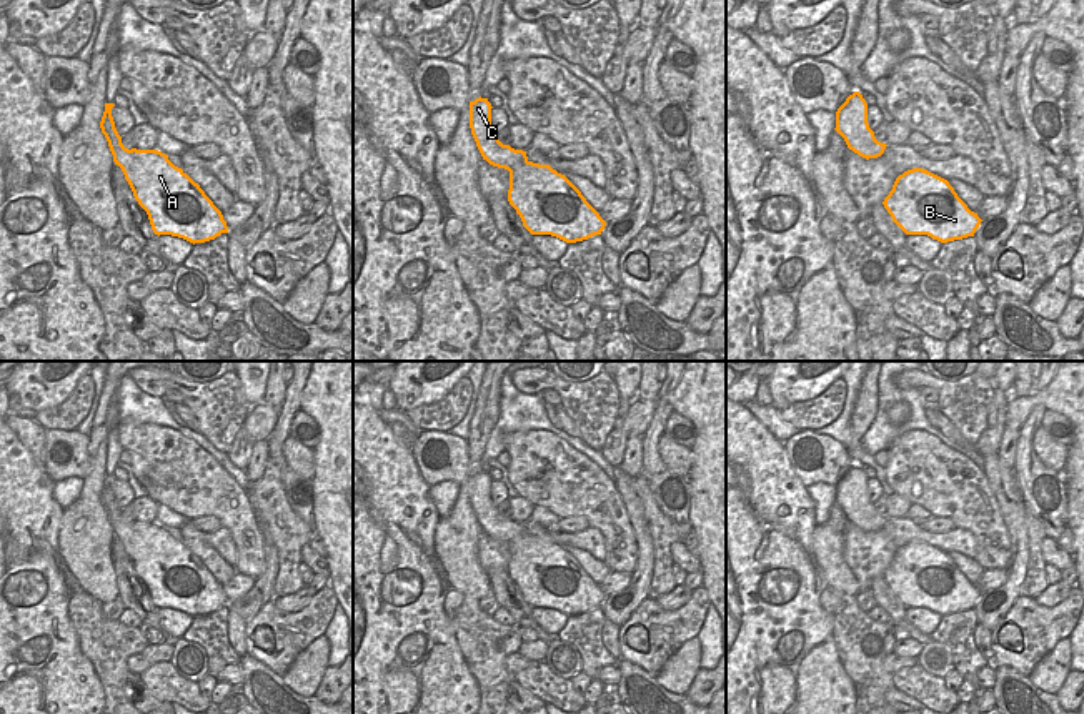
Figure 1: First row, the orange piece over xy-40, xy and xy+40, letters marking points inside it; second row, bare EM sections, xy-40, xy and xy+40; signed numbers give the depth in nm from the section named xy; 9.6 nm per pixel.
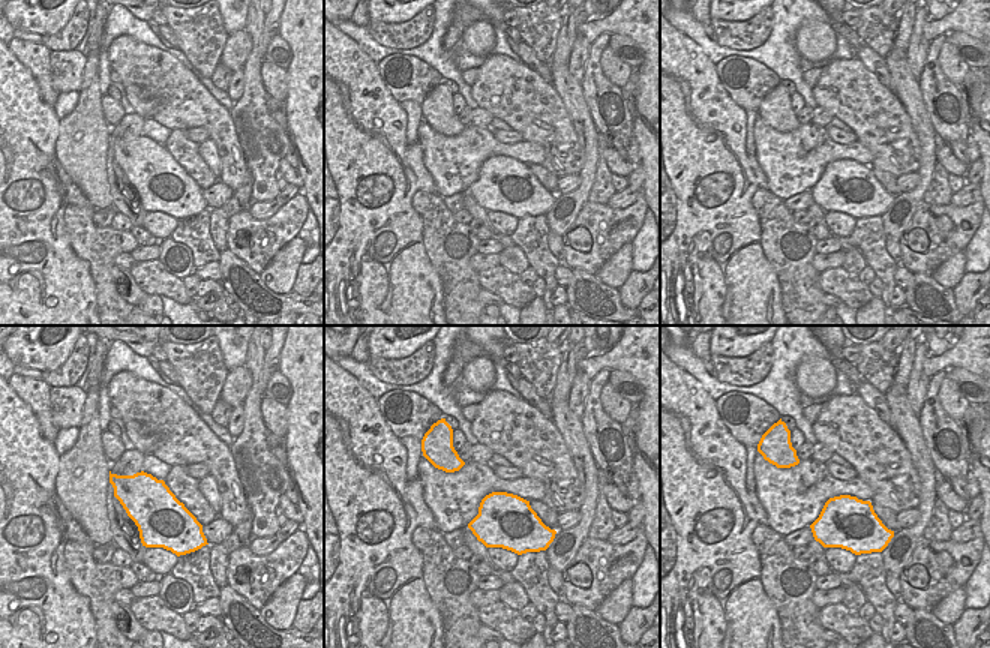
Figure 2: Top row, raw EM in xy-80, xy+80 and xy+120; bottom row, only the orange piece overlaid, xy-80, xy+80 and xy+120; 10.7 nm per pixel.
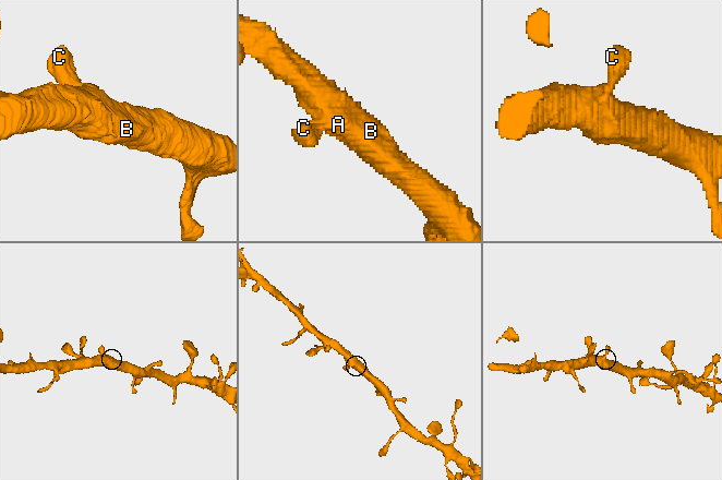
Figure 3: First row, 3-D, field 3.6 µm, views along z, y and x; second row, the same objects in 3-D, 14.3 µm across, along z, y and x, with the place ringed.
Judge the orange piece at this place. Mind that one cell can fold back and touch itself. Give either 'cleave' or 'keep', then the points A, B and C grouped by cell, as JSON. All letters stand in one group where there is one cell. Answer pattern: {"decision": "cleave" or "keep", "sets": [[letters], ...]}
{"decision": "keep", "sets": [["A", "B", "C"]]}

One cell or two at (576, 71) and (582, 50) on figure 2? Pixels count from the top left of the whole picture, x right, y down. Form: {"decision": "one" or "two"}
{"decision": "one"}

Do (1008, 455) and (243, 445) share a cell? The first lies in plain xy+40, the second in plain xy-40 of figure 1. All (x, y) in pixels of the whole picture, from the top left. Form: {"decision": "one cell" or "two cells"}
{"decision": "two cells"}

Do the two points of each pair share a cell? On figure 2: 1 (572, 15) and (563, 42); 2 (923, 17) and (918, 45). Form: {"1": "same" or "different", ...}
{"1": "same", "2": "same"}

